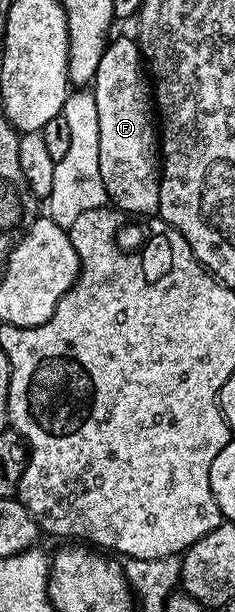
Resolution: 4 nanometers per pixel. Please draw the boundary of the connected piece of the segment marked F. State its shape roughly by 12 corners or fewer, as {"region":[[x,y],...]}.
{"region":[[138,43],[93,81],[99,165],[124,214],[159,210],[153,88]]}

